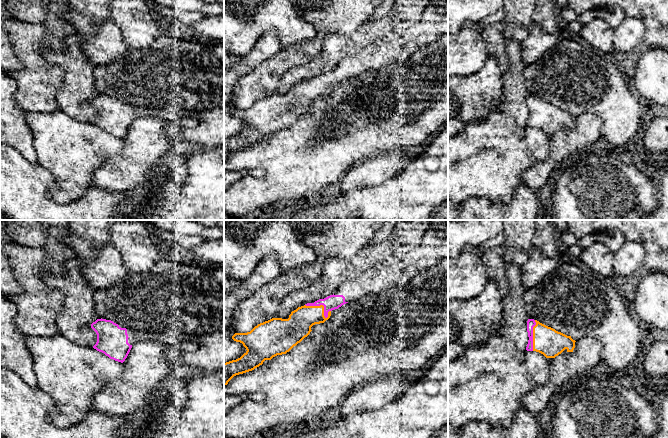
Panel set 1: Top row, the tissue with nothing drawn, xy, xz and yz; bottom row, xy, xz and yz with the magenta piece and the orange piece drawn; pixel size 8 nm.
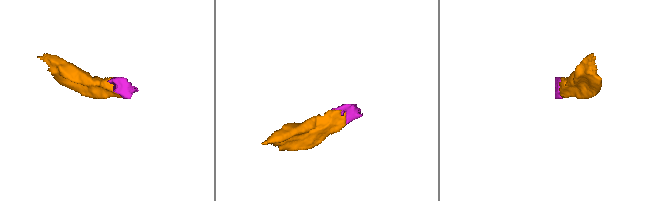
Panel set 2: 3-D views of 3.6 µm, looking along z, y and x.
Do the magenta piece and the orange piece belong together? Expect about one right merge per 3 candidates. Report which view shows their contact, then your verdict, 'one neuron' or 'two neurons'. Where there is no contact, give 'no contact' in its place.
meets magenta in xz; one neuron

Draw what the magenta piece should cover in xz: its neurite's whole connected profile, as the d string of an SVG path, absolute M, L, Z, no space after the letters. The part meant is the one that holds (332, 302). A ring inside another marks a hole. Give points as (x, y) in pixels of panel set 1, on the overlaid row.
M333 294L298 307L286 317L276 315L250 332L235 333L232 339L242 343L247 351L240 358L224 363L224 386L234 376L252 371L265 360L289 352L310 334L313 325L324 323L332 310L346 303L343 295Z

